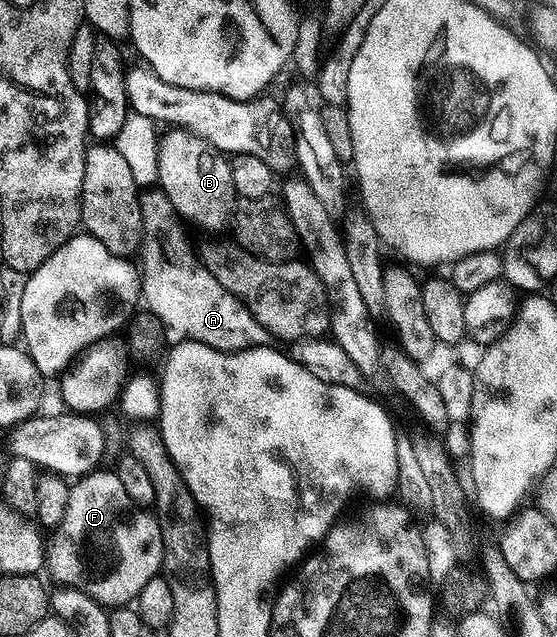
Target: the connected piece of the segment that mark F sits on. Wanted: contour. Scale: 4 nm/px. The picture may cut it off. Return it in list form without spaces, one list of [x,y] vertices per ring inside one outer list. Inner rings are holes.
[[[93,471],[77,478],[70,485],[68,511],[55,530],[54,538],[49,538],[46,546],[45,568],[55,577],[55,582],[84,591],[107,607],[126,607],[137,602],[140,591],[144,591],[148,579],[159,576],[162,568],[164,543],[160,535],[160,523],[149,508],[128,499],[128,491],[120,484],[113,471]]]

